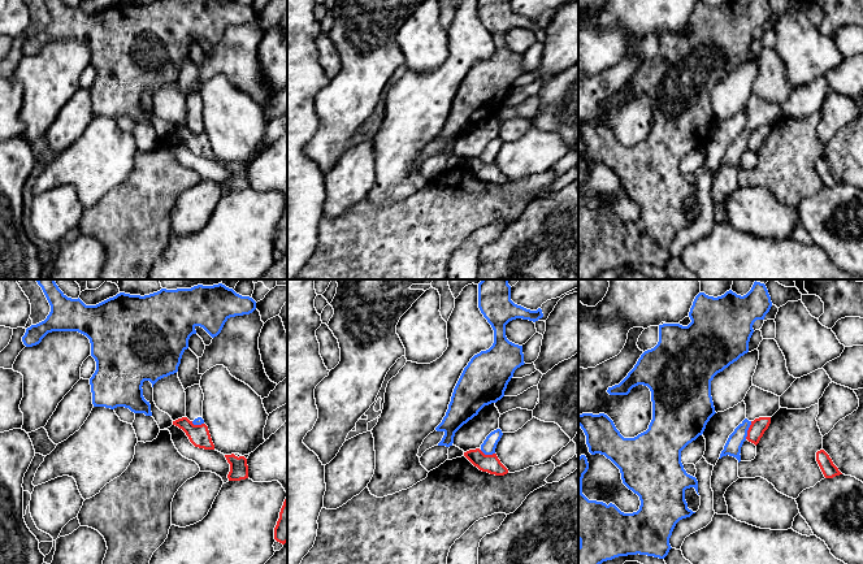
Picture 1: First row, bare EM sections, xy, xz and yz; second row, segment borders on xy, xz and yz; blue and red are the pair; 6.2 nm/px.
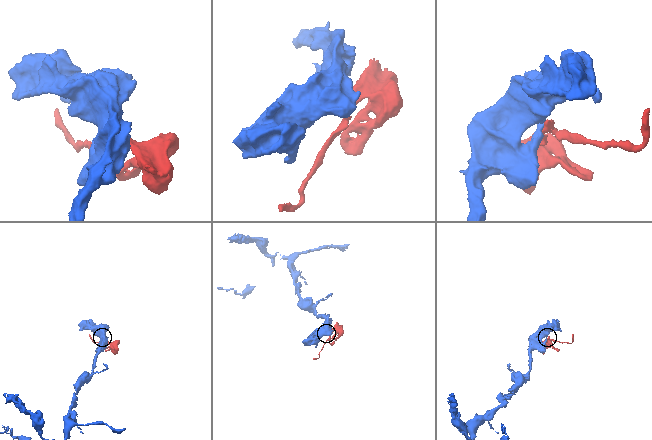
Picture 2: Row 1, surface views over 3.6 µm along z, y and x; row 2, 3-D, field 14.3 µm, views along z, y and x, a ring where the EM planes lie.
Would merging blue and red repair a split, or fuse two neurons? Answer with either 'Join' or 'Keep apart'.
Keep apart

